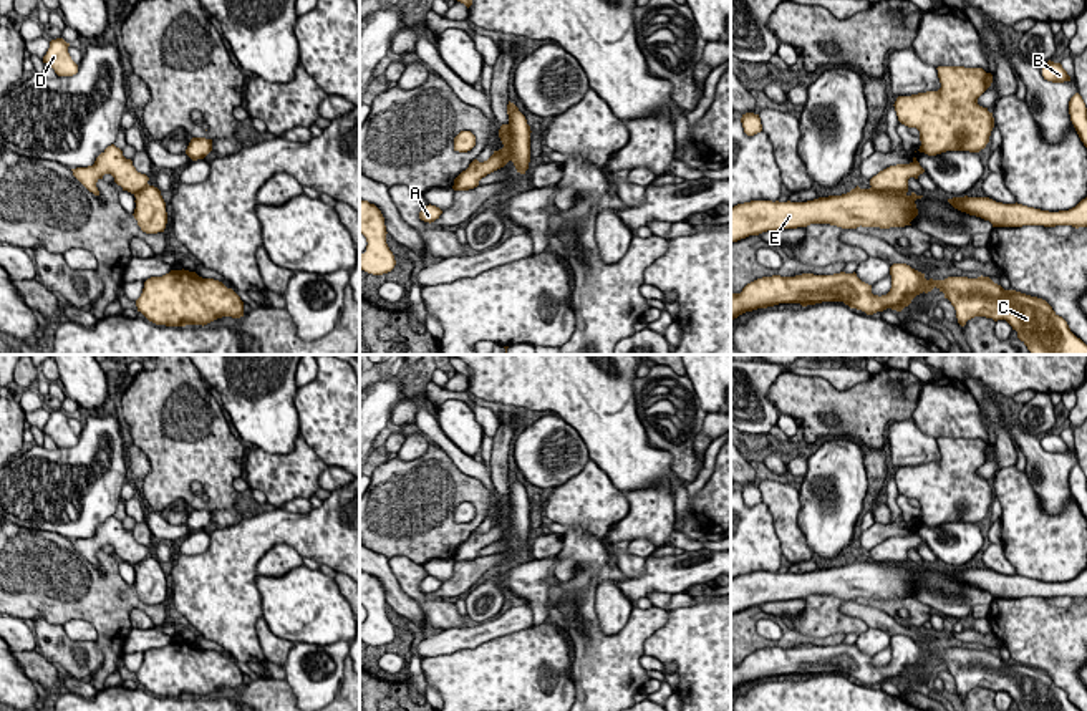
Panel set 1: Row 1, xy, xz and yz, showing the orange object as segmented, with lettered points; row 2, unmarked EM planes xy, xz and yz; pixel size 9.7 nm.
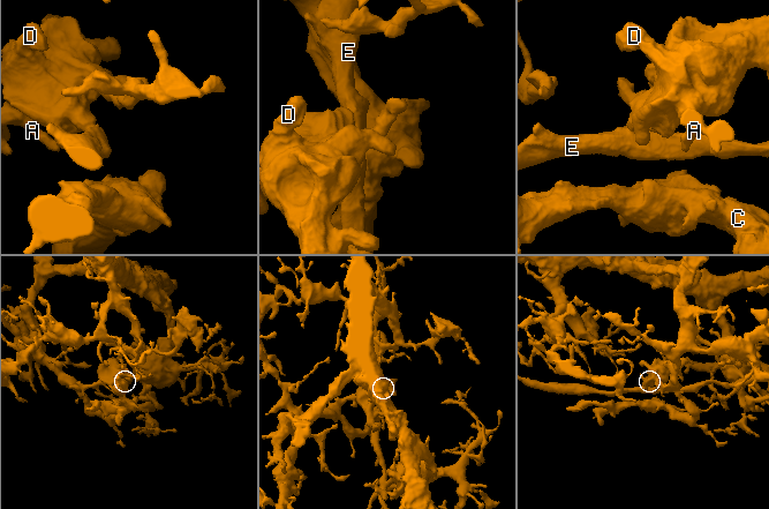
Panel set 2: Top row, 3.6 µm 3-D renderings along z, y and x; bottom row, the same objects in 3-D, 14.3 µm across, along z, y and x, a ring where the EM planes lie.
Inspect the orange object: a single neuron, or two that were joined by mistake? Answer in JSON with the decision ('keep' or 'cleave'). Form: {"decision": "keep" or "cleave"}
{"decision": "keep"}

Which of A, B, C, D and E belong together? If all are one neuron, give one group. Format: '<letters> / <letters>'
A B C D E

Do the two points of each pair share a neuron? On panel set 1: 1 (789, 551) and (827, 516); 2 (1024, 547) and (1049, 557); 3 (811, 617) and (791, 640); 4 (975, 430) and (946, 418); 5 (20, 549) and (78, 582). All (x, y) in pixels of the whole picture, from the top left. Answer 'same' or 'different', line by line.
1: different
2: same
3: different
4: same
5: same

